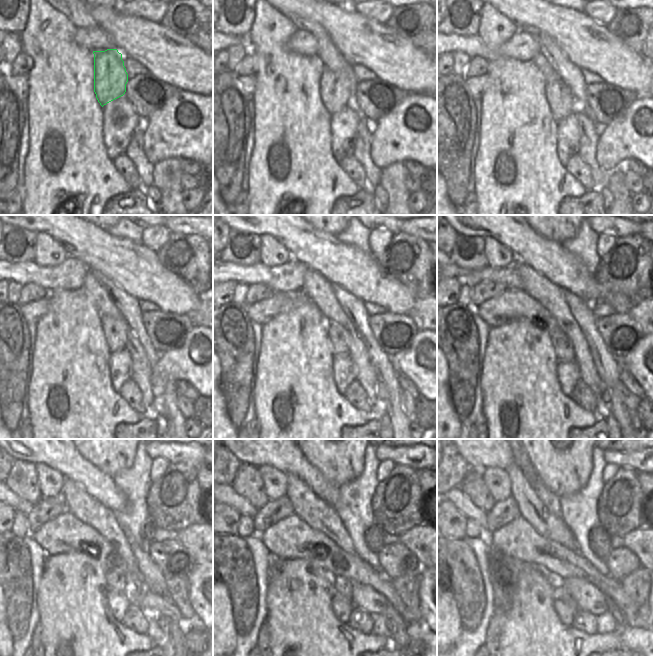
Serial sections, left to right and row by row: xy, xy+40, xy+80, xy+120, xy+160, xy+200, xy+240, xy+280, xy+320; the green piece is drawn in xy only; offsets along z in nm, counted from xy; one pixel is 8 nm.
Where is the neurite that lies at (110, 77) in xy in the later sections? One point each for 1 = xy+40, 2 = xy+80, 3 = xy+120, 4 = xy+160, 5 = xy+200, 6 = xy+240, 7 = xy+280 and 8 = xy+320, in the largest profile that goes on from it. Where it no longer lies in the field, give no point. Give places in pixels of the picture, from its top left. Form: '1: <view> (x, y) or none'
1: xy+40 (335, 92)
2: xy+80 (562, 103)
3: xy+120 (114, 330)
4: xy+160 (337, 334)
5: xy+200 (563, 347)
6: xy+240 (116, 581)
7: xy+280 (342, 585)
8: xy+320 (562, 594)

